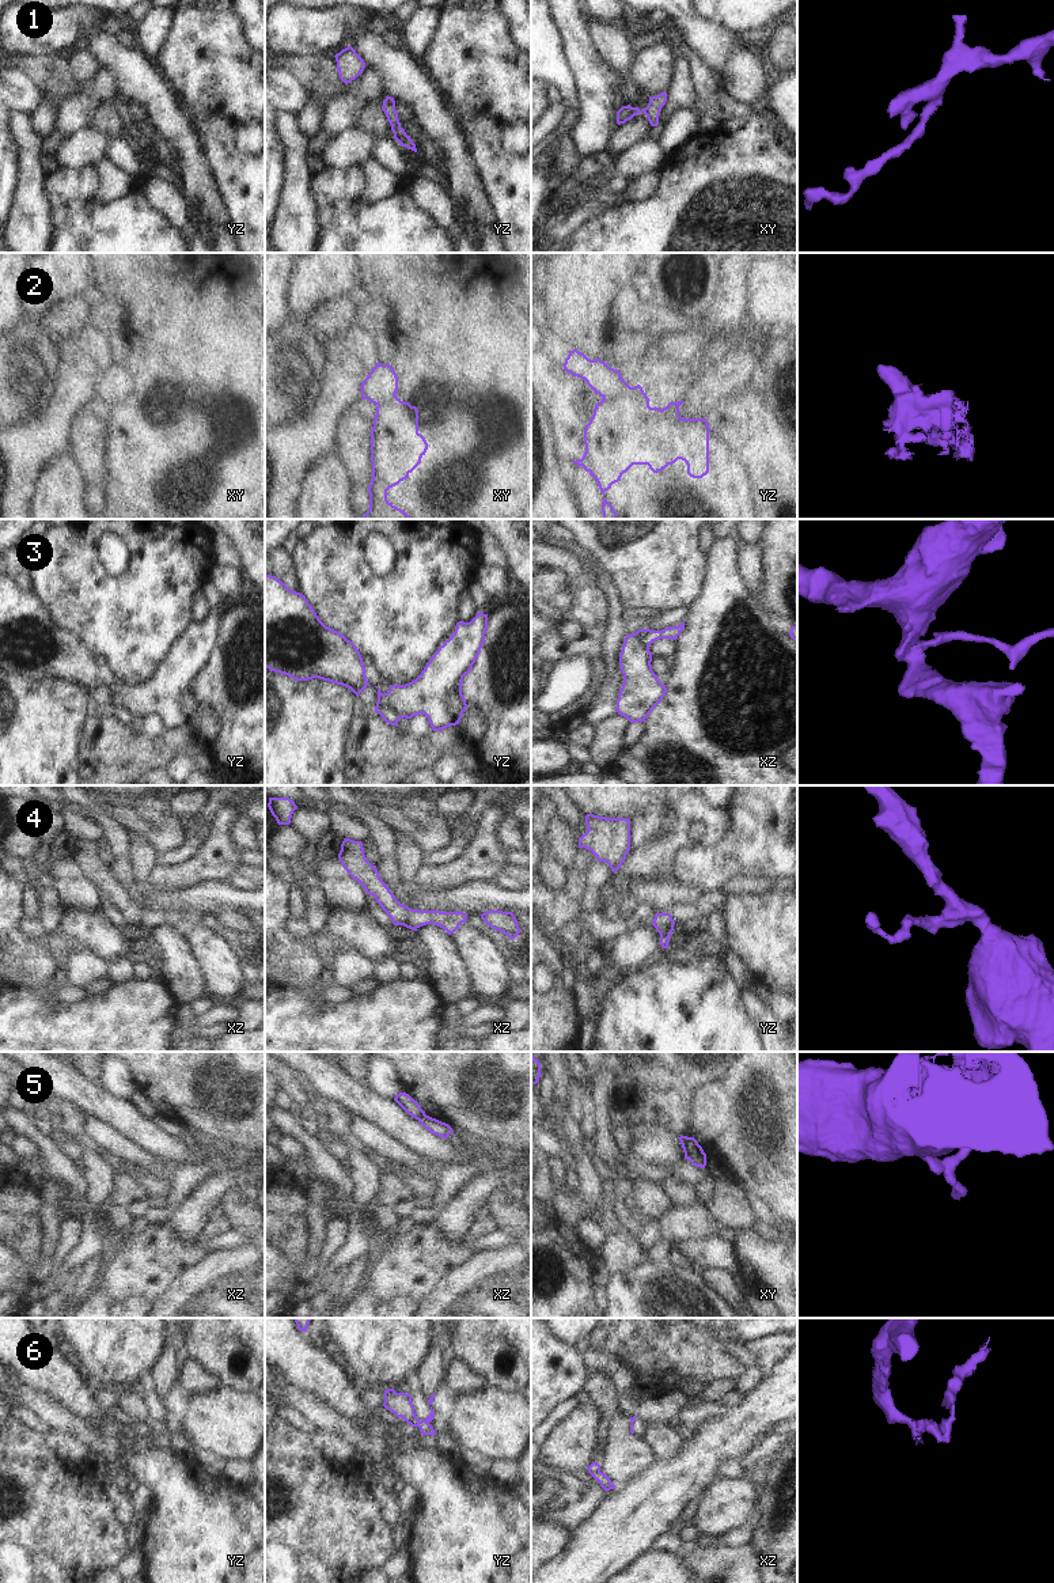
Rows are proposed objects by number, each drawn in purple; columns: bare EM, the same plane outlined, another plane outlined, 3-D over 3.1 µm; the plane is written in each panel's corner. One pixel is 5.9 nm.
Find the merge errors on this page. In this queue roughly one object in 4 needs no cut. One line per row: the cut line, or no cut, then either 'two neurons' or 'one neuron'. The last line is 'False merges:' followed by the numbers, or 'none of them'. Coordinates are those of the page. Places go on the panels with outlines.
1: no cut; one neuron
2: cut in yz along (628, 385), (622, 392), (603, 398); two neurons
3: cut in yz along (376, 705), (387, 705), (398, 719); two neurons
4: no cut; one neuron
5: cut in xz along (424, 1113), (419, 1120); two neurons
6: cut in xz along (599, 1470), (592, 1476); two neurons
False merges: 2, 3, 5, 6

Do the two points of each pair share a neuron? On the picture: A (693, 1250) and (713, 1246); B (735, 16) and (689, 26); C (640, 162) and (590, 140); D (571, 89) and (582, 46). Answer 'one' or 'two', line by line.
A: one
B: two
C: two
D: two

